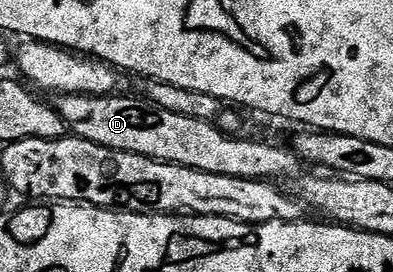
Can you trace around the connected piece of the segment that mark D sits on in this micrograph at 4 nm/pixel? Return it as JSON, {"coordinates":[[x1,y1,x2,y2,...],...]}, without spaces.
{"coordinates":[[62,94,56,99,55,108,72,137,99,144,103,148,154,158,156,162,174,162,177,166,232,178,281,180,277,178,292,179,298,173,299,159,292,149,268,146,265,142,248,142,245,136,230,136,218,130,213,122,191,116,175,116,175,112,154,106,141,96,121,97]]}

